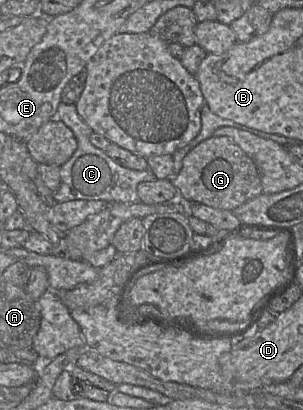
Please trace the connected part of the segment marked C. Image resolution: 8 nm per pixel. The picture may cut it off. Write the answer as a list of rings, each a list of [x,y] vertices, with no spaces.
[[[61,102],[56,111],[56,118],[73,131],[77,139],[77,149],[72,157],[60,166],[60,186],[53,193],[55,203],[64,203],[71,200],[102,200],[108,203],[124,204],[140,203],[137,186],[141,182],[156,180],[153,172],[149,168],[137,171],[123,167],[104,151],[95,147],[90,141],[93,130],[78,115],[75,104]]]

